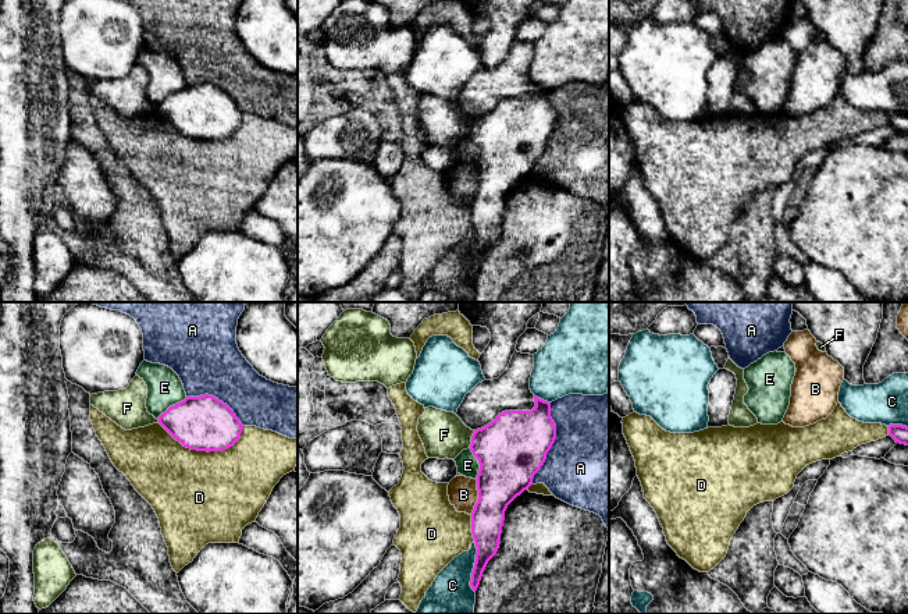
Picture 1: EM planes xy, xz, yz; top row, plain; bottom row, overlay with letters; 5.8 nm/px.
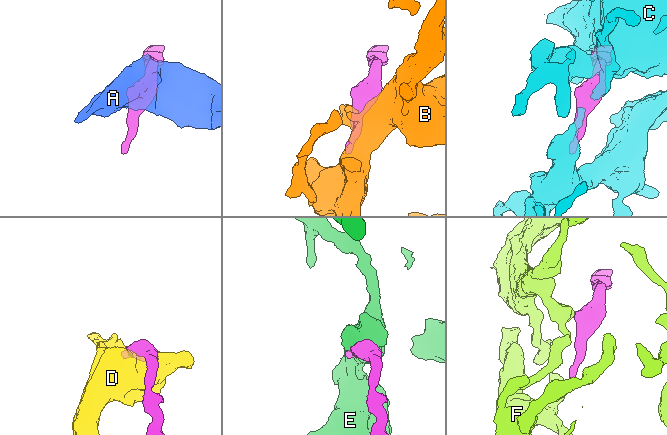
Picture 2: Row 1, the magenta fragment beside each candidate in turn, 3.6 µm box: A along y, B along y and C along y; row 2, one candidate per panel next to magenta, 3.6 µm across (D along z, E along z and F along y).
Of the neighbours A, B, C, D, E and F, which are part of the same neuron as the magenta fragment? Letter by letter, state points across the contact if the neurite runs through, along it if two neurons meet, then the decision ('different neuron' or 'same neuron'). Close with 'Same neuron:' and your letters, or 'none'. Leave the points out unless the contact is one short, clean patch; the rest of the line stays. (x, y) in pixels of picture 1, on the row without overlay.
A: different neuron
B: border along xz (476, 167), (477, 190), (470, 202); different neuron
C: different neuron
D: different neuron
E: different neuron
F: border along xz (474, 119), (469, 135); different neuron
Same neuron: none

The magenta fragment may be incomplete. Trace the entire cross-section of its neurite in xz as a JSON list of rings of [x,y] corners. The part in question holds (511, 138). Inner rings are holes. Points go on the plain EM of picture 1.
[[[534,84],[531,99],[505,99],[474,118],[470,138],[478,148],[478,188],[471,200],[477,235],[470,274],[476,280],[488,249],[496,242],[505,199],[527,178],[556,127],[551,90]]]

